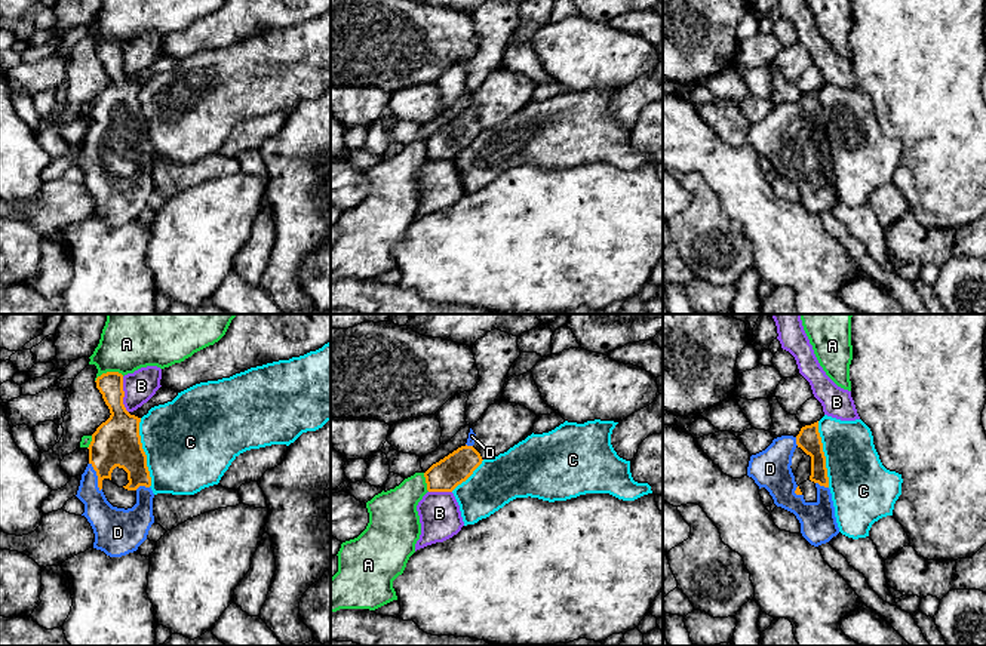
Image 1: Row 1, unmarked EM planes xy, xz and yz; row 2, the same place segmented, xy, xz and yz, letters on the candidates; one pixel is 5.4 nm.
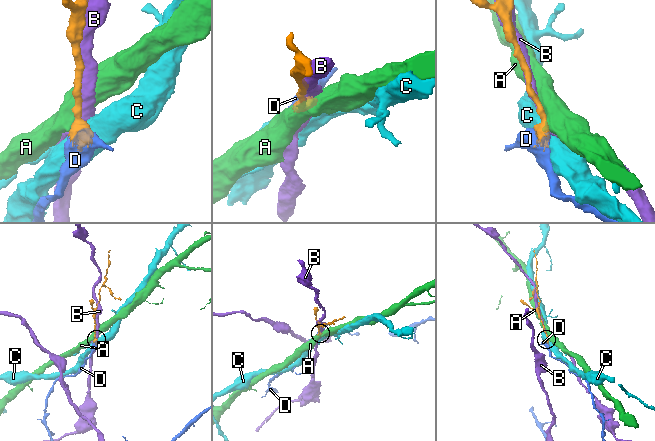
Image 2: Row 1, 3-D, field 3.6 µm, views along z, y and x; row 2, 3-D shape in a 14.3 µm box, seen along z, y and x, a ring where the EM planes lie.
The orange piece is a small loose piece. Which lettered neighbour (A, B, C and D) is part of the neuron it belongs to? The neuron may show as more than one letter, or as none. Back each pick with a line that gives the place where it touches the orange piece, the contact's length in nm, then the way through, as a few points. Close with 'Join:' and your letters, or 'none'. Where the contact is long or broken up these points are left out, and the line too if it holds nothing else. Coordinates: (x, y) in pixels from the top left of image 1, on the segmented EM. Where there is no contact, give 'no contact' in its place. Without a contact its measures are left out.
D: meets orange in xy at (98, 477); contact 170 nm long
Join: D

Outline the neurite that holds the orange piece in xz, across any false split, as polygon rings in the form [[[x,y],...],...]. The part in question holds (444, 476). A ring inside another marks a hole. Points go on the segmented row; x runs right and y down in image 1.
[[[470,428],[464,446],[433,464],[424,473],[429,492],[452,492],[473,474],[483,461],[480,453],[473,447],[474,440],[476,434]]]

